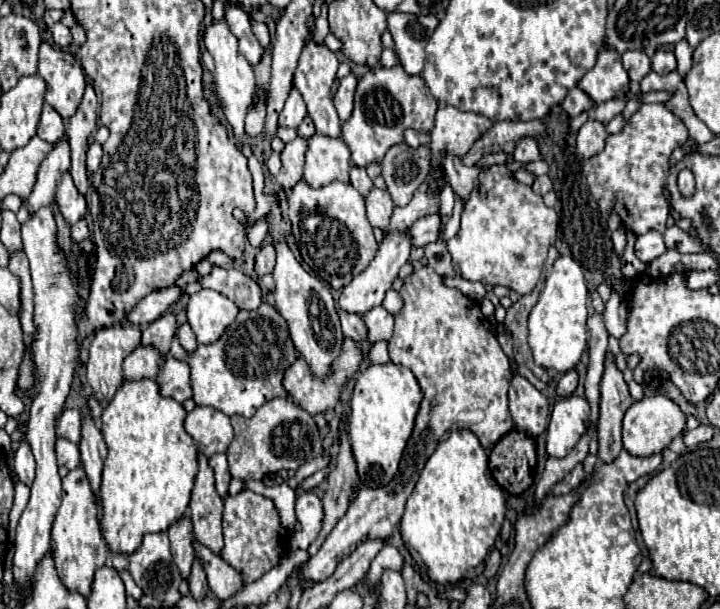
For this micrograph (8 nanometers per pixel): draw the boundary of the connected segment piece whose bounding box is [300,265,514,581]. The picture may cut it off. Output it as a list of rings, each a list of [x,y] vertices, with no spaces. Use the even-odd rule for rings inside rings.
[[[430,265],[406,277],[400,291],[404,297],[404,309],[396,315],[396,327],[392,339],[388,341],[388,351],[392,363],[408,367],[424,391],[412,437],[394,479],[384,487],[362,487],[358,491],[356,499],[348,507],[348,513],[326,537],[320,551],[310,557],[308,567],[300,571],[300,581],[306,577],[314,581],[328,579],[334,573],[334,567],[350,555],[362,539],[374,539],[374,535],[386,535],[388,539],[392,535],[394,527],[402,519],[404,503],[410,497],[426,459],[454,425],[466,425],[478,435],[482,447],[486,449],[492,449],[514,429],[514,421],[508,411],[508,387],[512,379],[510,361],[500,349],[496,331],[482,315],[480,305],[464,297],[458,289],[446,287],[442,277],[436,275]],[[462,413],[466,413],[466,421],[462,421]]]

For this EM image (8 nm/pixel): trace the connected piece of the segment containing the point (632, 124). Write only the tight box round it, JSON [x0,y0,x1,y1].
[582,103,686,235]

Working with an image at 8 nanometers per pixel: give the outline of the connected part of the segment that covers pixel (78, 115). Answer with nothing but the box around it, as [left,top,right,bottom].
[68,85,96,195]

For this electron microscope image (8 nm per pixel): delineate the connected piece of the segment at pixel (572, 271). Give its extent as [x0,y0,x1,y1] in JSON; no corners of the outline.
[528,255,588,373]

